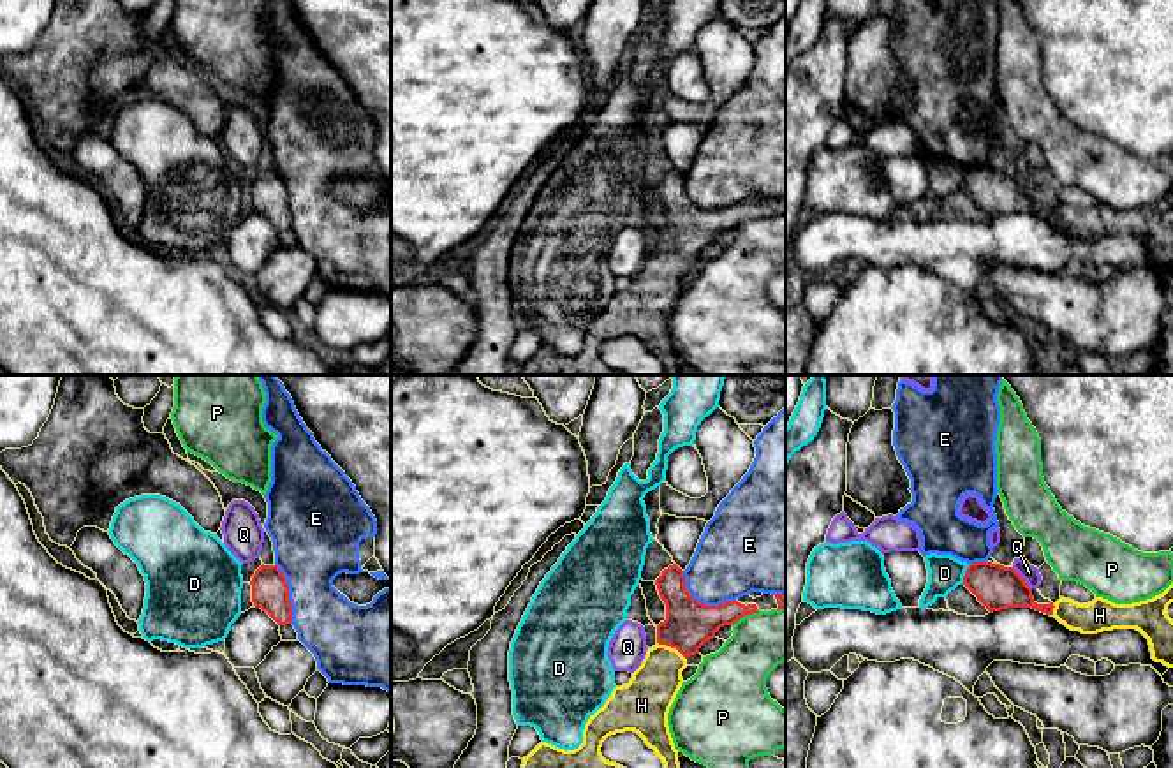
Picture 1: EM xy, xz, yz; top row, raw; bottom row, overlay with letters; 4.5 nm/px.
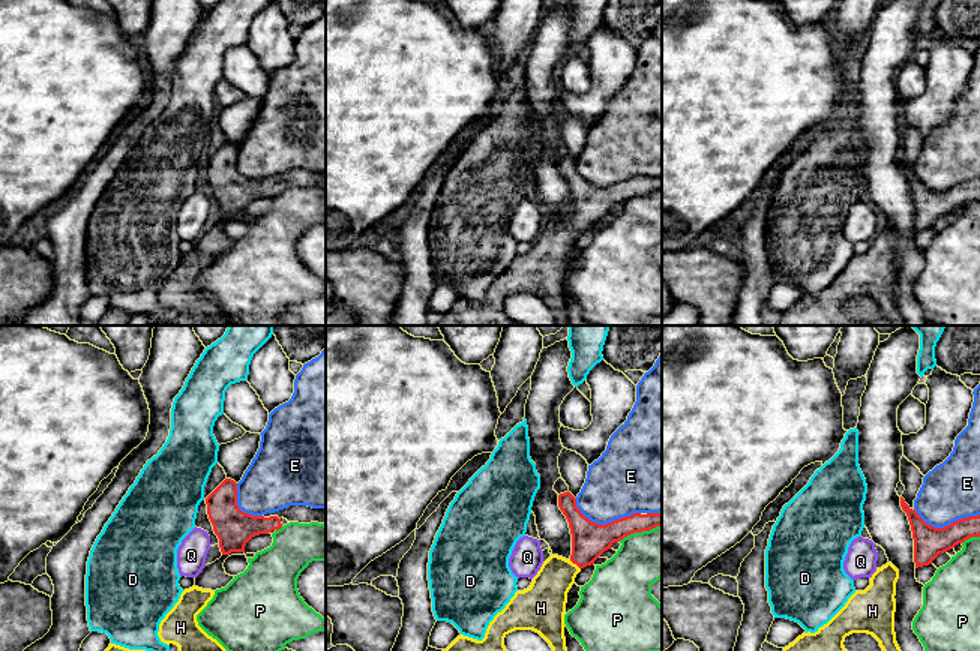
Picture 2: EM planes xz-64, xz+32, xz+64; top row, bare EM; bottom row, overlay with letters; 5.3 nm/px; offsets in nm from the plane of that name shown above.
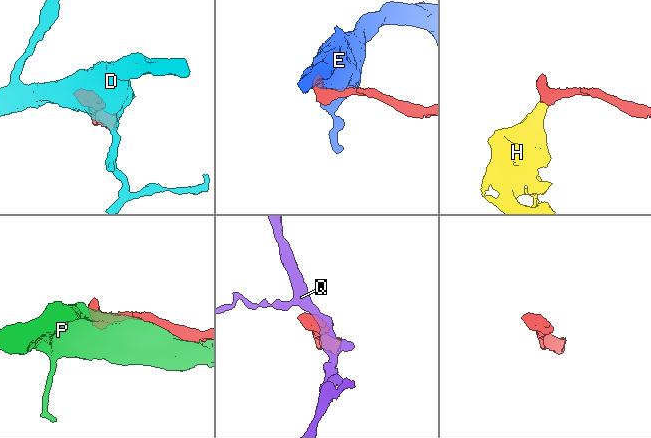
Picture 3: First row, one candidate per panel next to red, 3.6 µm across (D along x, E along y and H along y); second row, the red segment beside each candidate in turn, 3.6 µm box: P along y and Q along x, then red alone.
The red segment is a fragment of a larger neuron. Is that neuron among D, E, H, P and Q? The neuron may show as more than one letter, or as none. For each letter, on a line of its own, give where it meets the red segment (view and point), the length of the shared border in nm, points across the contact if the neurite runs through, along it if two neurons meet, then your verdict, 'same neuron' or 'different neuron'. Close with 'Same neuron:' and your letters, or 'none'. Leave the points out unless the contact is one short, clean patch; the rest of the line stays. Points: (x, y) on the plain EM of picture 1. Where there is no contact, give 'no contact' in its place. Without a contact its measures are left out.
D: yz (966, 180) | 100 nm | along yz (971, 169), (962, 189) | different neuron
E: xz (701, 208) | 280 nm | different neuron
H: xz (671, 252) | 160 nm | across xz (689, 229), (671, 252), (654, 291) | same neuron
P: xz (745, 219) | 150 nm | different neuron
Q: yz (1022, 184) | 140 nm | along yz (1011, 173), (1031, 194) | different neuron
Same neuron: H

